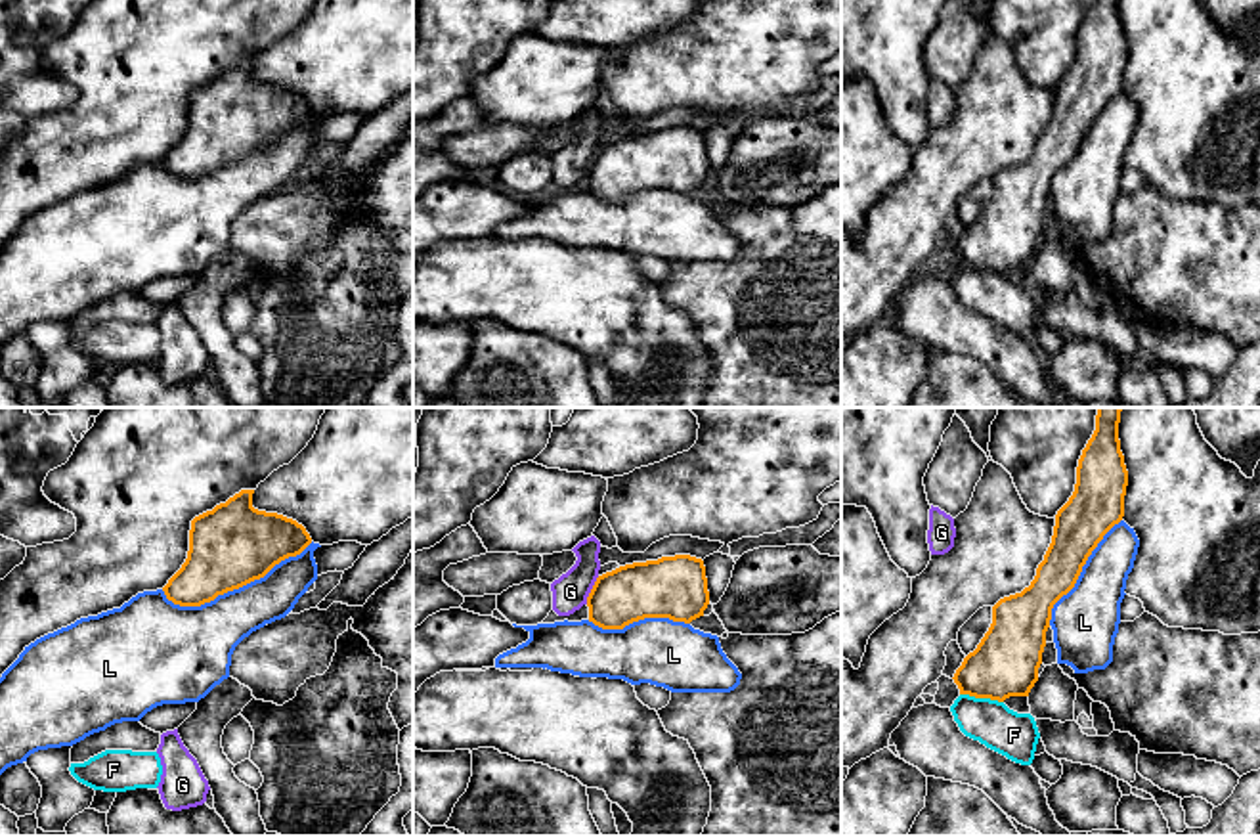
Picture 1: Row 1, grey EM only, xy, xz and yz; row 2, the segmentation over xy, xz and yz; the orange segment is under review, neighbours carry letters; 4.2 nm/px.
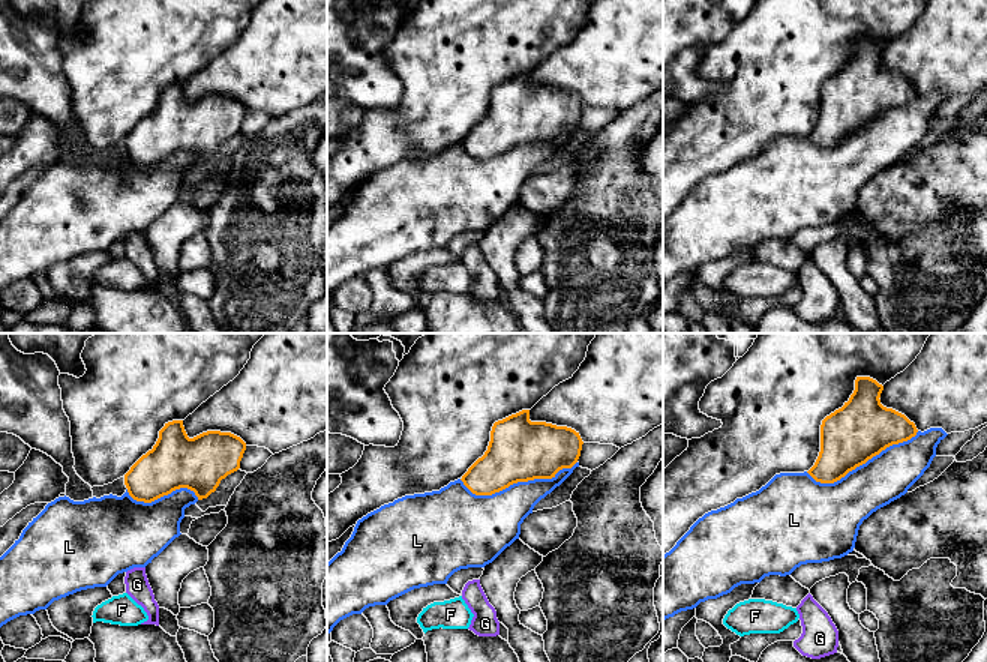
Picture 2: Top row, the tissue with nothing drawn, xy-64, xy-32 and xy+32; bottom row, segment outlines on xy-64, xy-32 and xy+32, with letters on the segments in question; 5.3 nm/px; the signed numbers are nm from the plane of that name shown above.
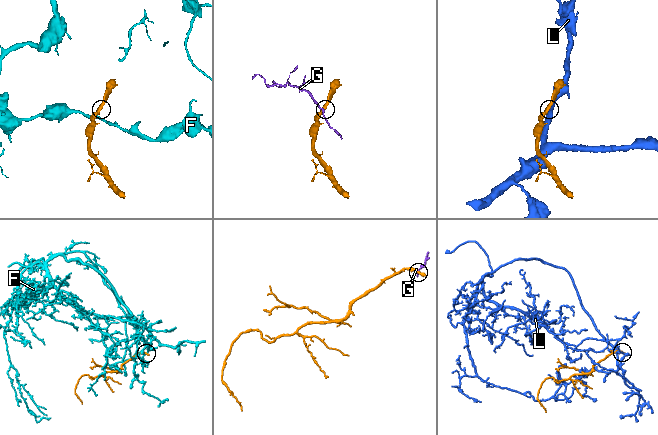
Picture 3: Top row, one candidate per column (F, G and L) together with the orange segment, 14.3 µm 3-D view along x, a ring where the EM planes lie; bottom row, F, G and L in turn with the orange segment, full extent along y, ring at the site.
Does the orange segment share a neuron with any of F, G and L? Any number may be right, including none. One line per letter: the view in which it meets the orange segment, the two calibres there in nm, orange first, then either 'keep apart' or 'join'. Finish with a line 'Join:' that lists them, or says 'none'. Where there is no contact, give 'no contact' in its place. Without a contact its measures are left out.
F: meets orange in yz; 280 nm thick on the orange side, 190 nm on the other; keep apart
G: meets orange in xz; 240 nm thick on the orange side, 150 nm on the other; keep apart
L: meets orange in xy; 340 nm thick on the orange side, 280 nm on the other; keep apart
Join: none

